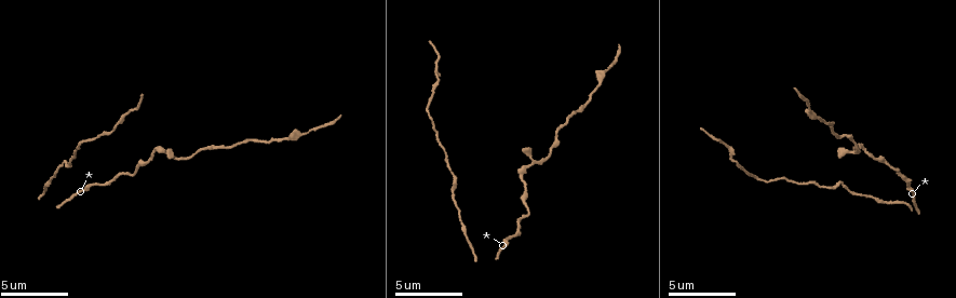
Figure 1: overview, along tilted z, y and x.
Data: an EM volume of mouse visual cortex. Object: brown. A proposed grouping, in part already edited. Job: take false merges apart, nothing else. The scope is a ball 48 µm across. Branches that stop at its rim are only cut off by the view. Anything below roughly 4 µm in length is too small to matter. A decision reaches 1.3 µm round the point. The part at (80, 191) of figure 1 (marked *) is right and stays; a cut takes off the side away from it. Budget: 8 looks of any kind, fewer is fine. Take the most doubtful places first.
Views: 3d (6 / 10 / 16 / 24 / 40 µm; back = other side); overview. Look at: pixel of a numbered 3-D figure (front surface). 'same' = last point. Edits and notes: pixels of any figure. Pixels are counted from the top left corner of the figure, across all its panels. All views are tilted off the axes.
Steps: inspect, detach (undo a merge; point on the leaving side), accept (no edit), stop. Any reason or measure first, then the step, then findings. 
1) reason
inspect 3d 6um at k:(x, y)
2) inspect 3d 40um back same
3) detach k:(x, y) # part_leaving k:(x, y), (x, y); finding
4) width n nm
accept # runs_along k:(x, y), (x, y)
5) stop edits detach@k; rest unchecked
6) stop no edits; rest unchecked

small branch off a trunk
inspect 3d 16um at 1:(538, 161)

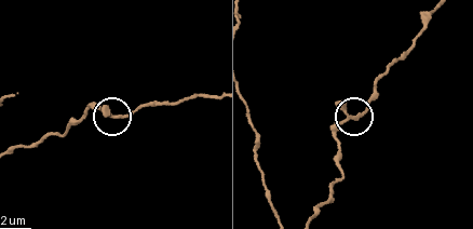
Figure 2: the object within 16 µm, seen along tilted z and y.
width 180 nm
accept # continuous, no second cell

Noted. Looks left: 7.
sudden change in width
inspect 3d 10um at 1:(281, 138)

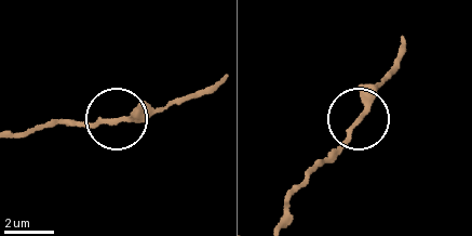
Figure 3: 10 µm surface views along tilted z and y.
inspect 3d 10um back at 3:(115, 121)

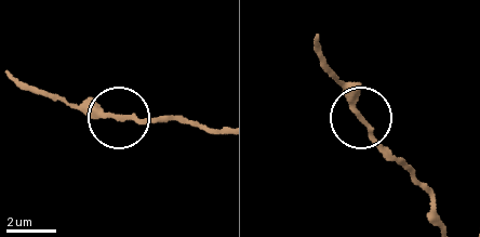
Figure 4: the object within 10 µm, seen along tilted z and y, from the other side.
accept # runs_along 4:(440, 220), (426, 191), (375, 137), (334, 80); one cell here

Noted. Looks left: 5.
calibre changes
inspect 3d 6um at 1:(71, 162)

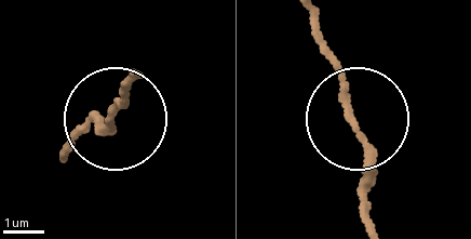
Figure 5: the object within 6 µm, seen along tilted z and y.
accept # runs_along 5:(70, 154), (126, 97), (119, 88); all the same cell

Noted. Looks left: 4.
thin neck
inspect 3d 10um at 1:(527, 207)

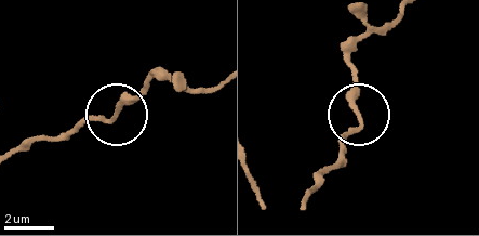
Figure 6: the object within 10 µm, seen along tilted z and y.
accept # runs_along 6:(16, 151), (108, 120), (149, 87); one cell here

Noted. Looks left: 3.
stop no edits; rest unchecked

